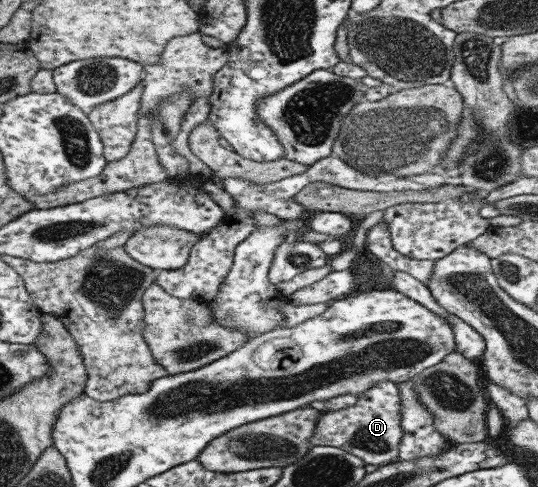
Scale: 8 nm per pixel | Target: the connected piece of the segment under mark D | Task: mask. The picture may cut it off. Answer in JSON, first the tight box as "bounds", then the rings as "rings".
{"bounds":[310,381,403,466],"rings":[[[391,381],[378,382],[375,386],[358,394],[356,403],[344,409],[322,411],[310,438],[310,446],[334,446],[363,459],[365,464],[383,466],[398,461],[399,441],[403,438],[401,428],[400,396],[396,384]]]}

